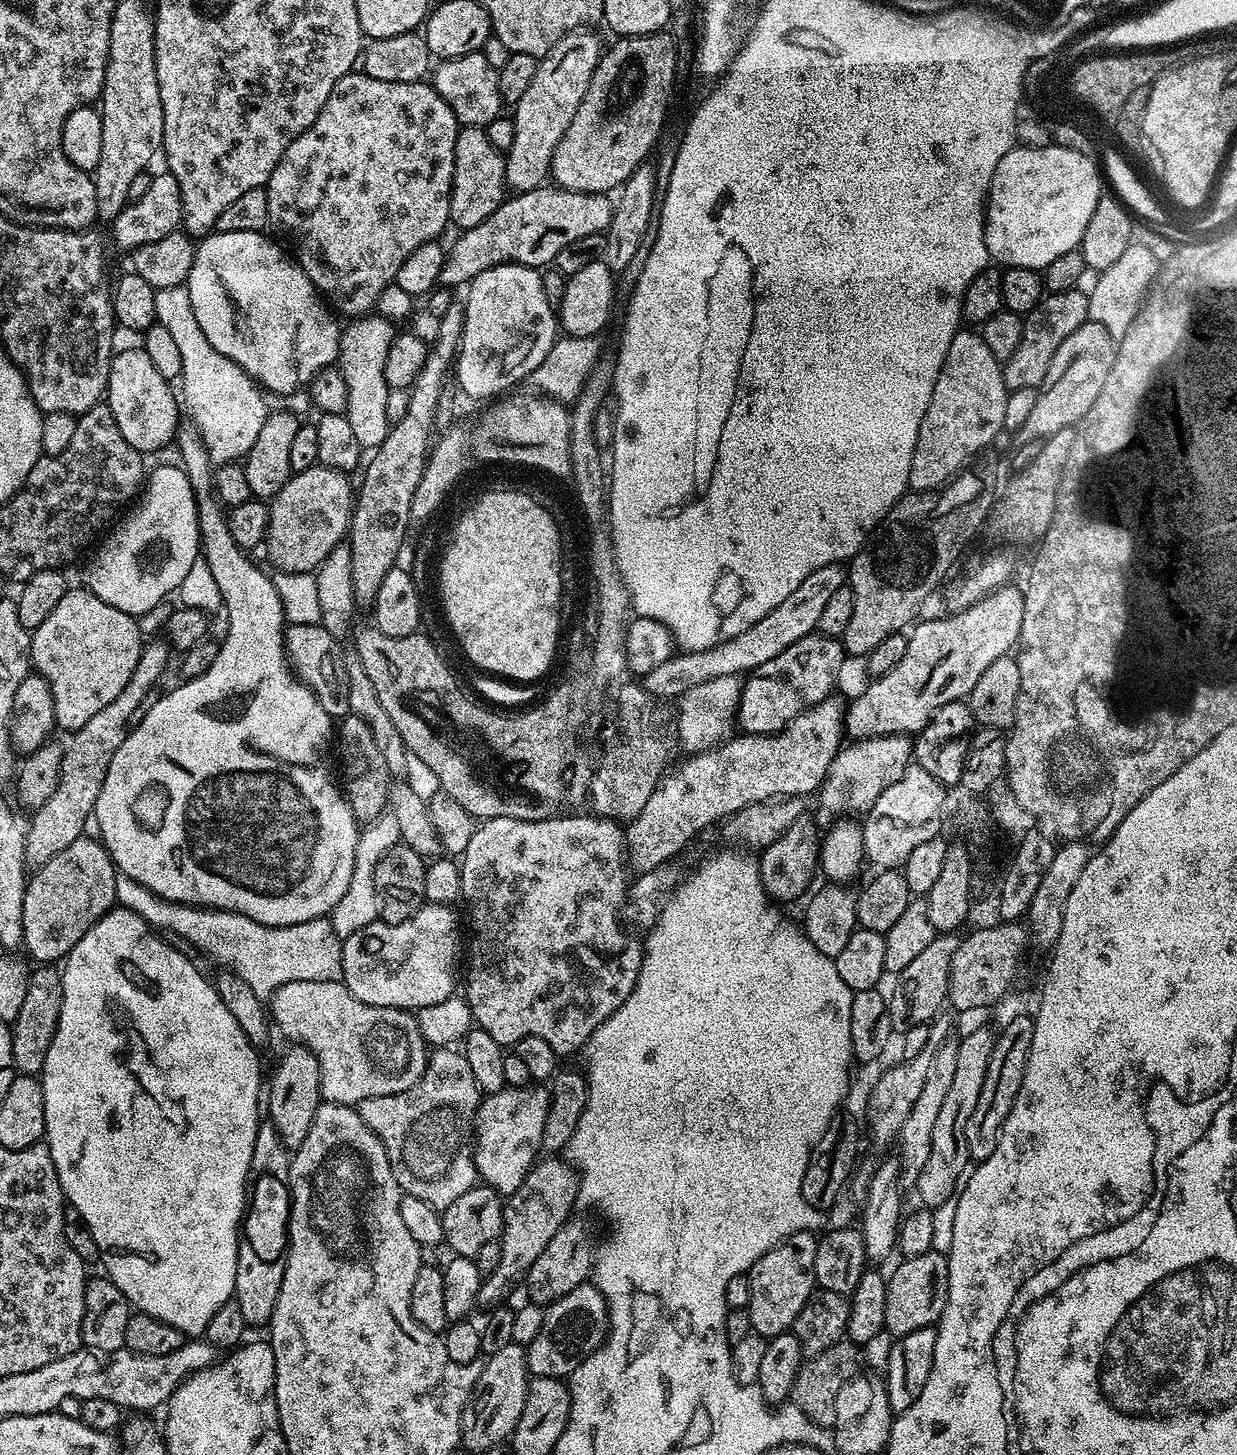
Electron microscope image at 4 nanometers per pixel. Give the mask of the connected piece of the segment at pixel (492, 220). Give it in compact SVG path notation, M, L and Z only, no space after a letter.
M555 186L515 193L505 199L498 210L486 218L486 222L463 229L452 248L450 244L444 257L440 284L464 286L482 271L503 264L543 269L555 261L558 250L565 248L569 242L603 234L610 226L613 203L613 197L603 192L575 192Z

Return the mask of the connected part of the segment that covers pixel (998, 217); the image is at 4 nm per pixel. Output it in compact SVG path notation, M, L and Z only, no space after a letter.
M1051 142L1045 148L1014 146L1004 155L992 175L984 213L986 250L997 265L1004 268L1042 270L1061 254L1079 249L1082 234L1086 232L1086 225L1090 222L1090 214L1094 214L1094 206L1098 206L1102 195L1102 172L1097 161L1092 159L1089 154Z

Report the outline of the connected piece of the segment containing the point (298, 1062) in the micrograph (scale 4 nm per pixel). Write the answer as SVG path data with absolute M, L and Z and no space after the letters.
M301 1044L288 1046L281 1054L272 1077L266 1080L266 1116L288 1149L295 1150L306 1142L310 1122L314 1122L314 1114L321 1102L320 1072L312 1051Z

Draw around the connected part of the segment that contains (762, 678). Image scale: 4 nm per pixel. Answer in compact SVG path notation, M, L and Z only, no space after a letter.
M811 634L800 638L776 658L747 673L740 690L739 727L741 724L750 736L768 736L787 728L794 718L833 695L832 687L844 668L844 660L844 646L837 637Z

